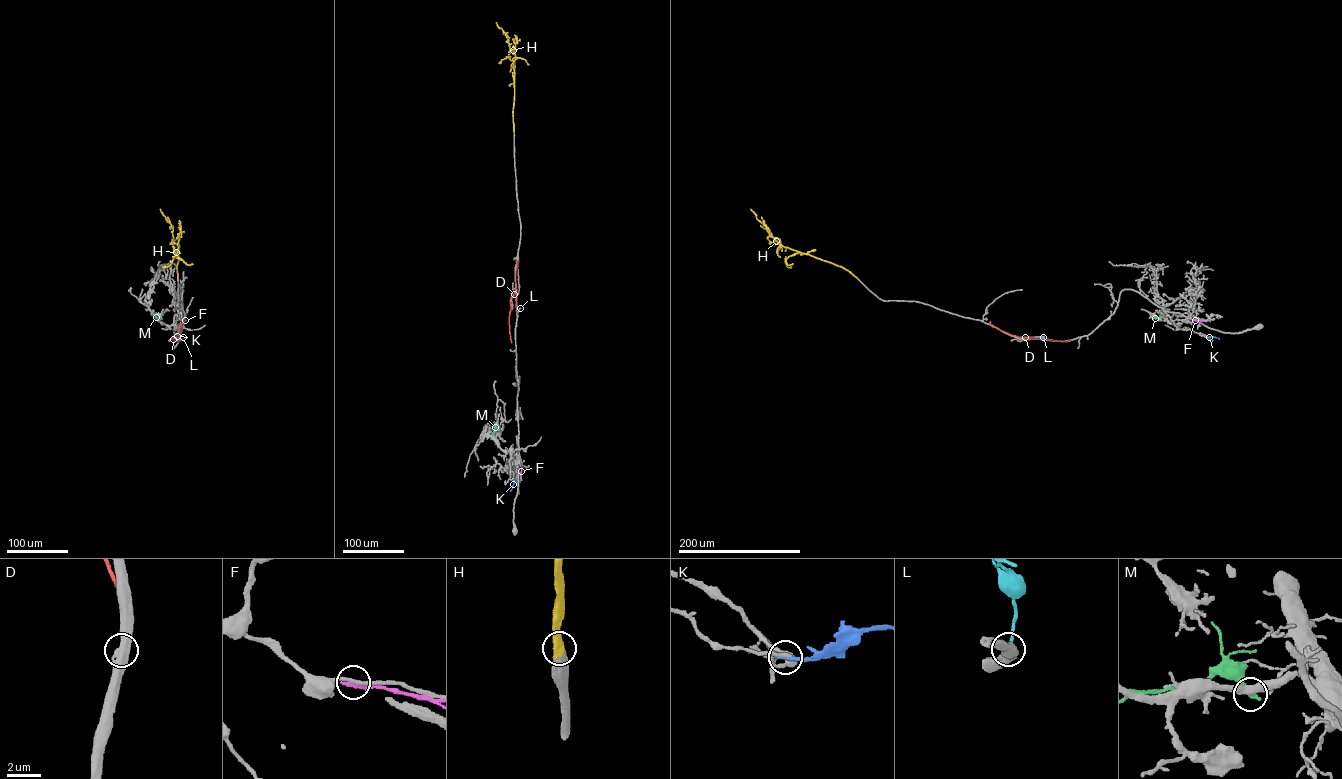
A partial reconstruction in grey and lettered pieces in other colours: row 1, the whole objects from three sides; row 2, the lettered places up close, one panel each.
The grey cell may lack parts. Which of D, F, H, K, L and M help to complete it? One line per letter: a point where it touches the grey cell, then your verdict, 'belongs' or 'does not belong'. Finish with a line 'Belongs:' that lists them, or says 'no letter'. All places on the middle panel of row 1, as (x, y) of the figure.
D: contact (517, 317); does not belong
F: contact (521, 466); does not belong
H: contact (514, 130); belongs
K: contact (513, 479); does not belong
L: contact (517, 317); belongs
M: contact (493, 434); does not belong
Belongs: H, L

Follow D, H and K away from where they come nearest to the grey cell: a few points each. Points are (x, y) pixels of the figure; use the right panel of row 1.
D: (1045, 339), (1071, 340)
H: (858, 279), (840, 266), (780, 244), (774, 238), (779, 239), (774, 240), (750, 209)
K: (1207, 337), (1219, 339)

